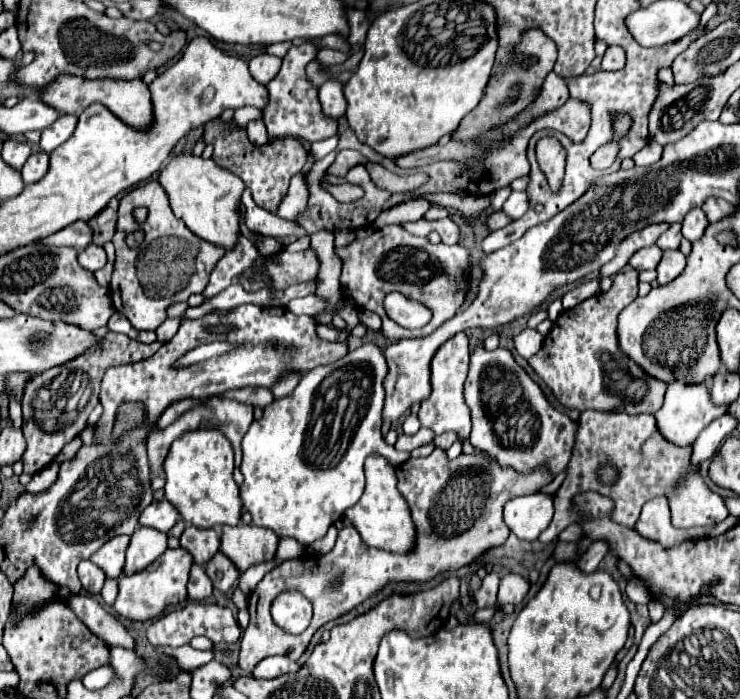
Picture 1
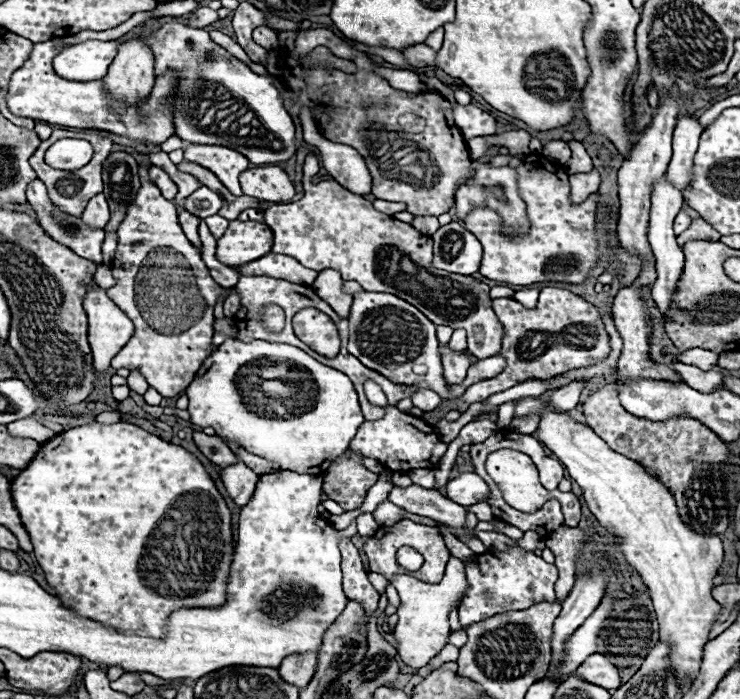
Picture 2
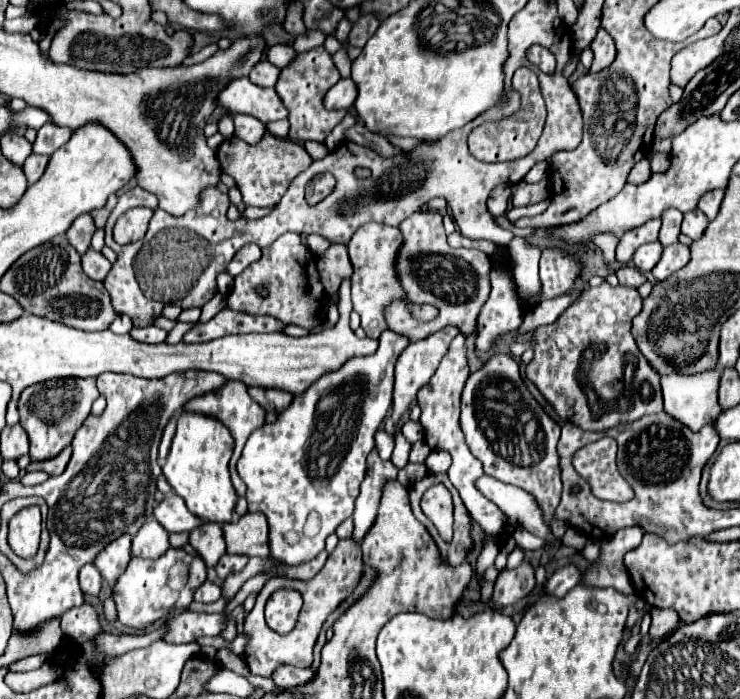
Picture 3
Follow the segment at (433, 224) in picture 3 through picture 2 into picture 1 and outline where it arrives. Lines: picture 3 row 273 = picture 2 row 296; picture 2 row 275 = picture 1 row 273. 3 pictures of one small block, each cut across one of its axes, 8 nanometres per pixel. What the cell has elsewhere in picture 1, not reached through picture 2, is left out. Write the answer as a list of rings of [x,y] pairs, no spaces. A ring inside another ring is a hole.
[[[384,226],[382,230],[376,230],[366,238],[356,238],[348,246],[336,248],[334,252],[338,252],[338,258],[342,260],[340,286],[344,298],[354,302],[358,310],[376,312],[382,318],[382,332],[390,340],[432,334],[438,326],[442,326],[442,322],[450,320],[464,302],[462,270],[470,266],[468,250],[464,246],[446,246],[442,242],[432,244],[428,238],[412,236],[400,226]],[[390,290],[398,290],[410,298],[420,292],[418,302],[430,308],[432,320],[418,330],[408,330],[392,322],[382,308],[382,300]]]

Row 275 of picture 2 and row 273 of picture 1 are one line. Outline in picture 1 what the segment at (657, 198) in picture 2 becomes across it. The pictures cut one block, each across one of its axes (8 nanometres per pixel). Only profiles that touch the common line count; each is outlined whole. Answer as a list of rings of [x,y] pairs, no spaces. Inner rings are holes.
[[[666,250],[656,272],[658,272],[658,284],[670,284],[674,278],[678,278],[684,272],[686,256],[680,250]]]

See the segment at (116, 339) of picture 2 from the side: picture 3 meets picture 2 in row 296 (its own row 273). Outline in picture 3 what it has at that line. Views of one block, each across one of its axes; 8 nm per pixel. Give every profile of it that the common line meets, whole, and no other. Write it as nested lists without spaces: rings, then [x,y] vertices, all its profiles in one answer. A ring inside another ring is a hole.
[[[88,250],[84,256],[82,256],[82,270],[86,272],[86,276],[88,278],[92,278],[92,280],[100,280],[100,282],[104,282],[104,278],[106,278],[106,274],[110,272],[110,268],[112,268],[112,264],[102,256],[102,252],[98,252],[98,250]]]

